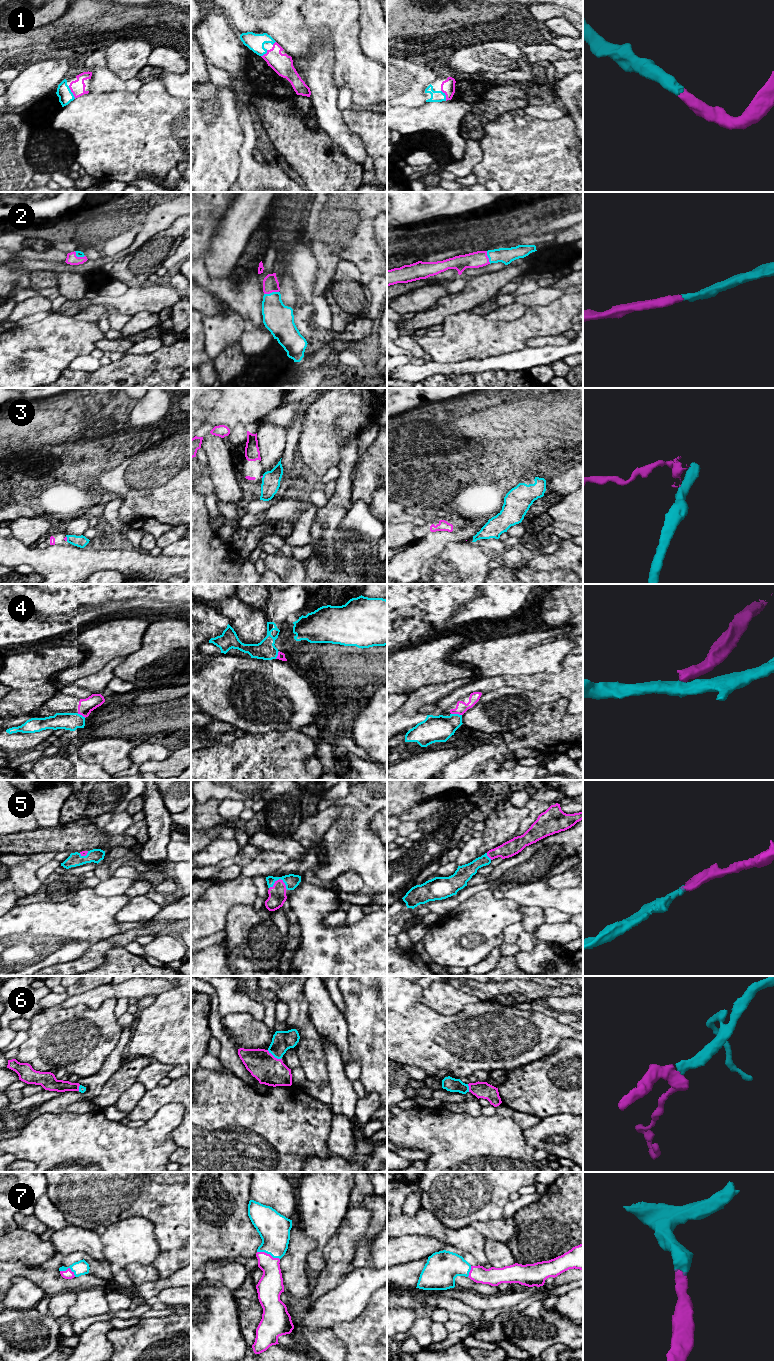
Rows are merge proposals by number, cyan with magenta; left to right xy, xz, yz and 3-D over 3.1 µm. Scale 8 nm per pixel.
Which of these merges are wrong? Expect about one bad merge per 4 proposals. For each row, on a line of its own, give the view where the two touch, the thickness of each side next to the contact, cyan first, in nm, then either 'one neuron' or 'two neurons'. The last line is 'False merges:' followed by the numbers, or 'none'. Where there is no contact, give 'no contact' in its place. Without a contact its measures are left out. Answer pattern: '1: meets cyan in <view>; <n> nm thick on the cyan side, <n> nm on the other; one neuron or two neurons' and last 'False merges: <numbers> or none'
1: meets cyan in xy; 120 nm thick on the cyan side, 120 nm on the other; one neuron
2: meets cyan in xz; 240 nm thick on the cyan side, 130 nm on the other; one neuron
3: meets cyan in xy; 100 nm thick on the cyan side, 20 nm on the other; two neurons
4: meets cyan in yz; 220 nm thick on the cyan side, 90 nm on the other; two neurons
5: meets cyan in xz; 120 nm thick on the cyan side, 140 nm on the other; one neuron
6: meets cyan in xz; 160 nm thick on the cyan side, 240 nm on the other; one neuron
7: meets cyan in xz; 260 nm thick on the cyan side, 190 nm on the other; one neuron
False merges: 3, 4

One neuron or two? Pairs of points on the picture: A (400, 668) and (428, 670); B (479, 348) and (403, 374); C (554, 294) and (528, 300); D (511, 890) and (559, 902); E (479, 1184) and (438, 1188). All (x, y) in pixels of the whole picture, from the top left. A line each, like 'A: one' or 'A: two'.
A: one
B: two
C: one
D: one
E: one

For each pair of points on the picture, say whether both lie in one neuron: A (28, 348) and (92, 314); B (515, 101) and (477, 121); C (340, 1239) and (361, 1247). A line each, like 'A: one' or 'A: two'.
A: two
B: one
C: two

